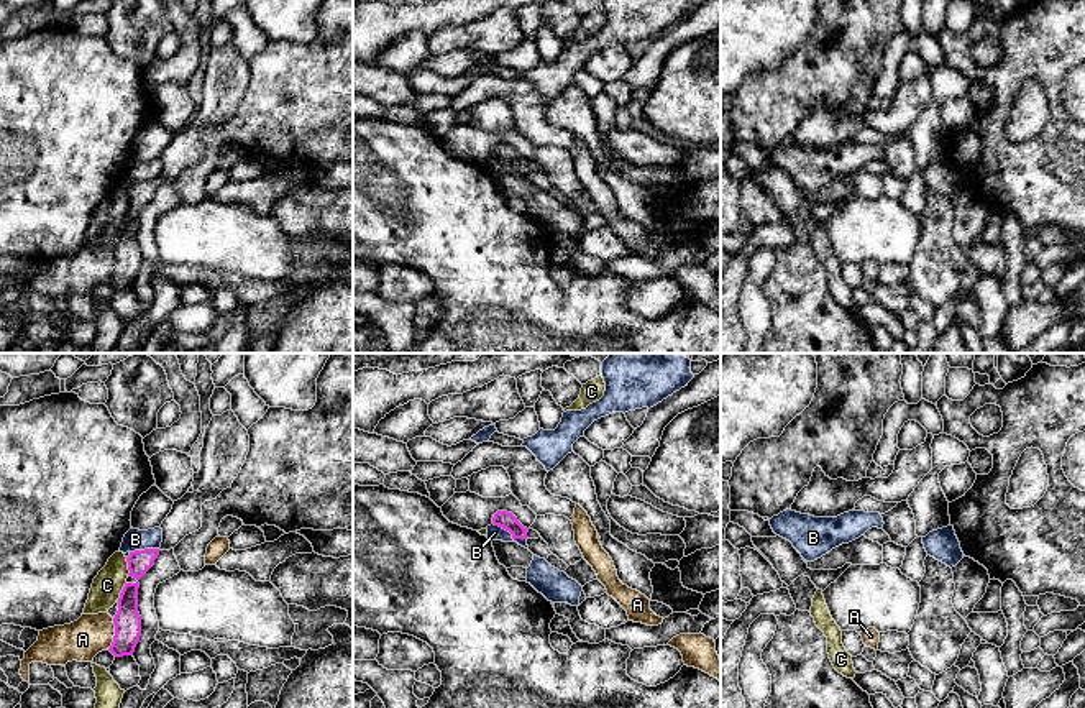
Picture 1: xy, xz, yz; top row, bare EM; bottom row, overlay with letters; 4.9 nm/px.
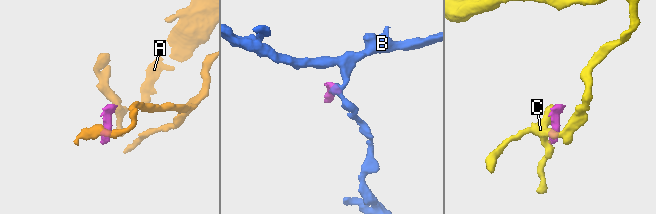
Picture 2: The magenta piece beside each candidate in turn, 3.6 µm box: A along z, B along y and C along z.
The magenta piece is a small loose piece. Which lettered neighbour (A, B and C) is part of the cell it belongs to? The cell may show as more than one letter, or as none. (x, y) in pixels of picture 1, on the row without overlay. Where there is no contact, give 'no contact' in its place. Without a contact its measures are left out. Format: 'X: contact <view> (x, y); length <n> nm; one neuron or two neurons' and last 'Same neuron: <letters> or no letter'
A: contact xy (115, 266); length 160 nm; two neurons
B: contact xz (511, 165); length 190 nm; two neurons
C: contact xy (122, 222); length 100 nm; two neurons
Same neuron: no letter

